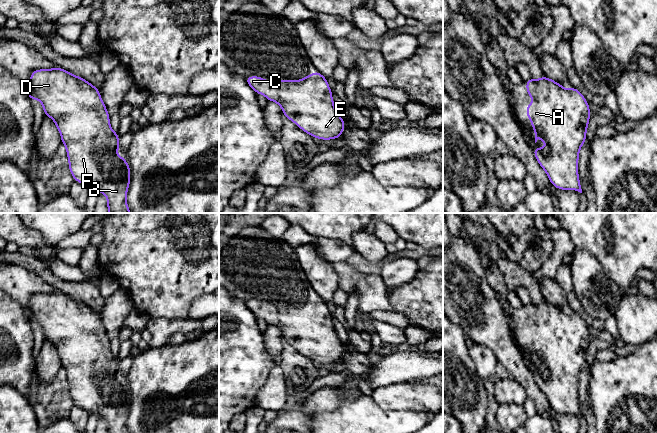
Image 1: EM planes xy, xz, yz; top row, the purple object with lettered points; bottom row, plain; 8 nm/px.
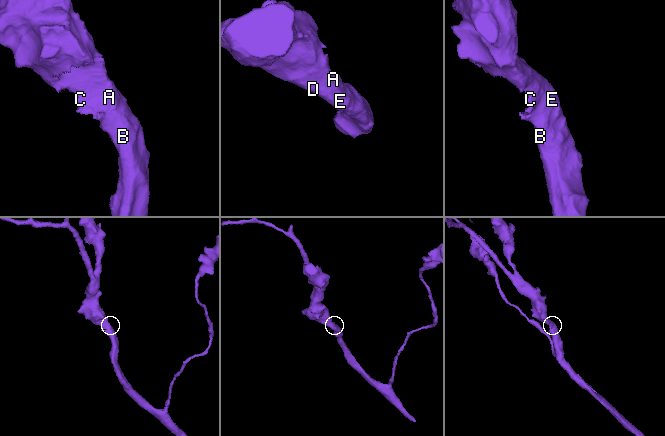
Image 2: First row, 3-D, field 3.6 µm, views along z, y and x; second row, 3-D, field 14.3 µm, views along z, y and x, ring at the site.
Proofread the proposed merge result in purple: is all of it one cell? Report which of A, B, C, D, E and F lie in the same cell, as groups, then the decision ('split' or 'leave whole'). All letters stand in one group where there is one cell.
groups A B C D E F; leave whole

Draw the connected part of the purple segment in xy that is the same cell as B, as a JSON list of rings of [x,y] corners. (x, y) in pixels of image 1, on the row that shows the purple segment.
[[[55,67],[51,69],[38,69],[38,70],[33,71],[30,74],[30,82],[29,82],[29,85],[26,86],[26,90],[27,90],[27,94],[30,100],[35,99],[41,102],[43,106],[43,110],[44,110],[44,116],[50,117],[54,121],[56,128],[60,132],[62,144],[66,147],[69,171],[71,175],[73,176],[74,181],[77,181],[85,185],[86,187],[89,188],[89,190],[92,189],[92,190],[96,190],[97,192],[102,192],[107,198],[108,213],[130,213],[130,208],[127,205],[127,201],[126,201],[127,192],[128,192],[129,185],[130,185],[130,165],[129,163],[125,161],[125,158],[123,156],[118,156],[116,154],[116,152],[121,148],[119,140],[118,140],[119,136],[117,132],[114,132],[111,129],[110,117],[109,117],[107,108],[101,98],[101,94],[98,88],[80,76],[75,76],[65,69]]]

